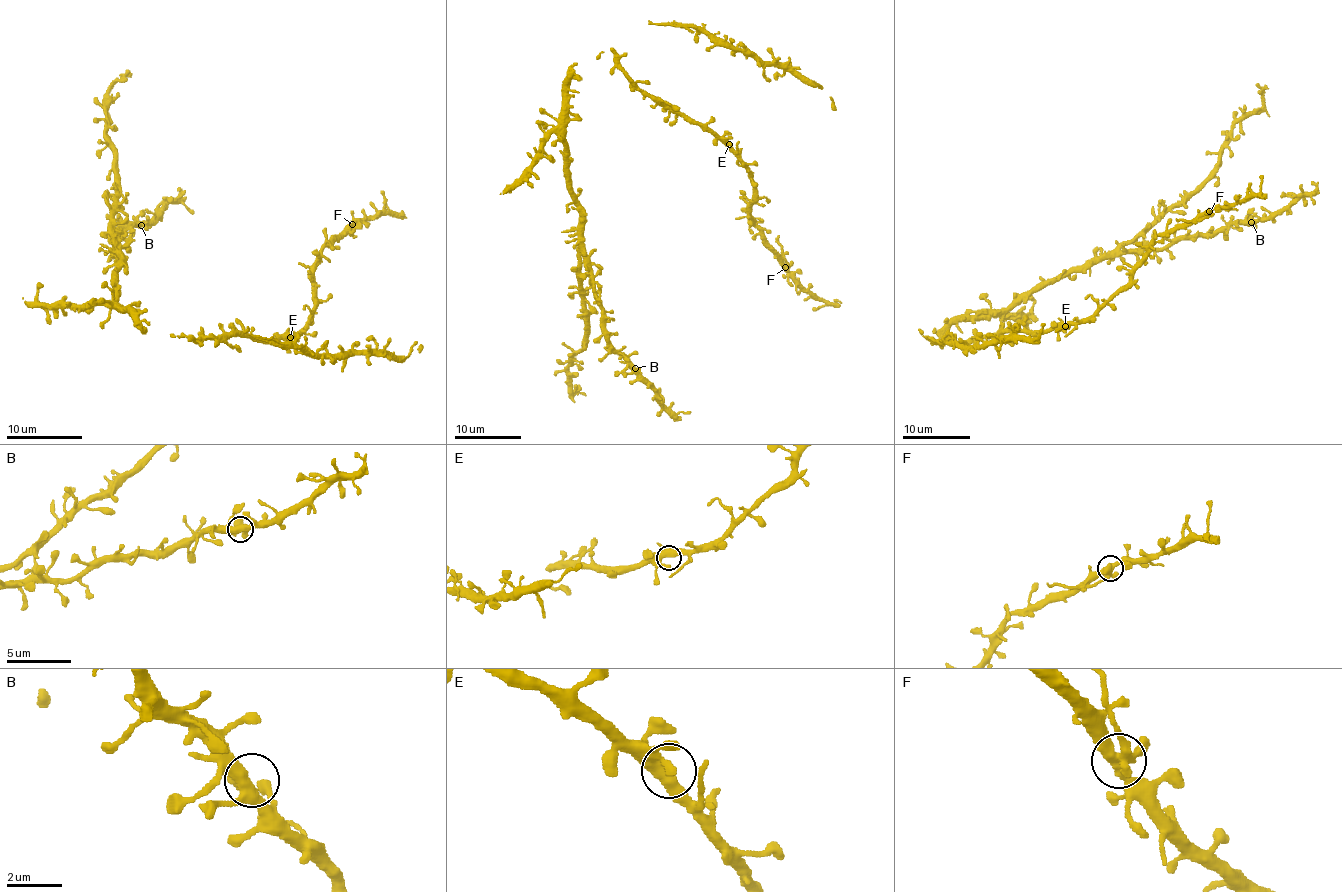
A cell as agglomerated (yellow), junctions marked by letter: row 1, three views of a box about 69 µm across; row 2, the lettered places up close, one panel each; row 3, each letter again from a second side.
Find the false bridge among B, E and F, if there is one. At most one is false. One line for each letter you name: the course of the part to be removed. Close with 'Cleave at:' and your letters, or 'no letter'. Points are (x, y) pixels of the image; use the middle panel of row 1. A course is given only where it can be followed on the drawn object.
Cleave at: no letter

